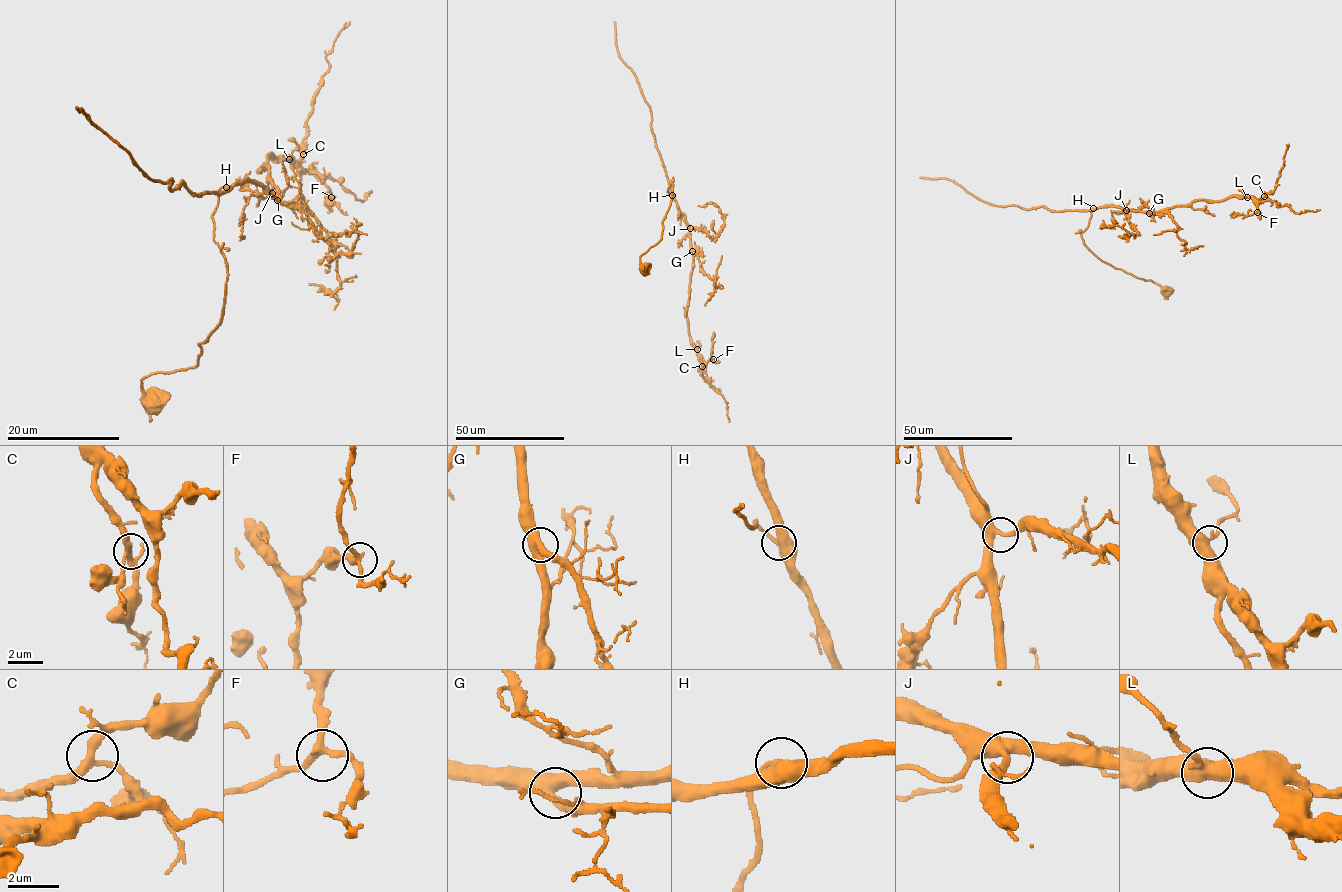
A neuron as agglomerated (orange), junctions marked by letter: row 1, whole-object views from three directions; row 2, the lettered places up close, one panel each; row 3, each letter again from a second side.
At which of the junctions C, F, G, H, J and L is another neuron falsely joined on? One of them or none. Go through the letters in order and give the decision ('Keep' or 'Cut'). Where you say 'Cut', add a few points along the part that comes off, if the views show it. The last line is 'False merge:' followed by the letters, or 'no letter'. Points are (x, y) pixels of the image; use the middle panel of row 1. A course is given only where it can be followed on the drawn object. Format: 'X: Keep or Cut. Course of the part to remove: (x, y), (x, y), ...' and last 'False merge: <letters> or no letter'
C: Keep
F: Keep
G: Keep
H: Keep
J: Keep
L: Keep
False merge: no letter

